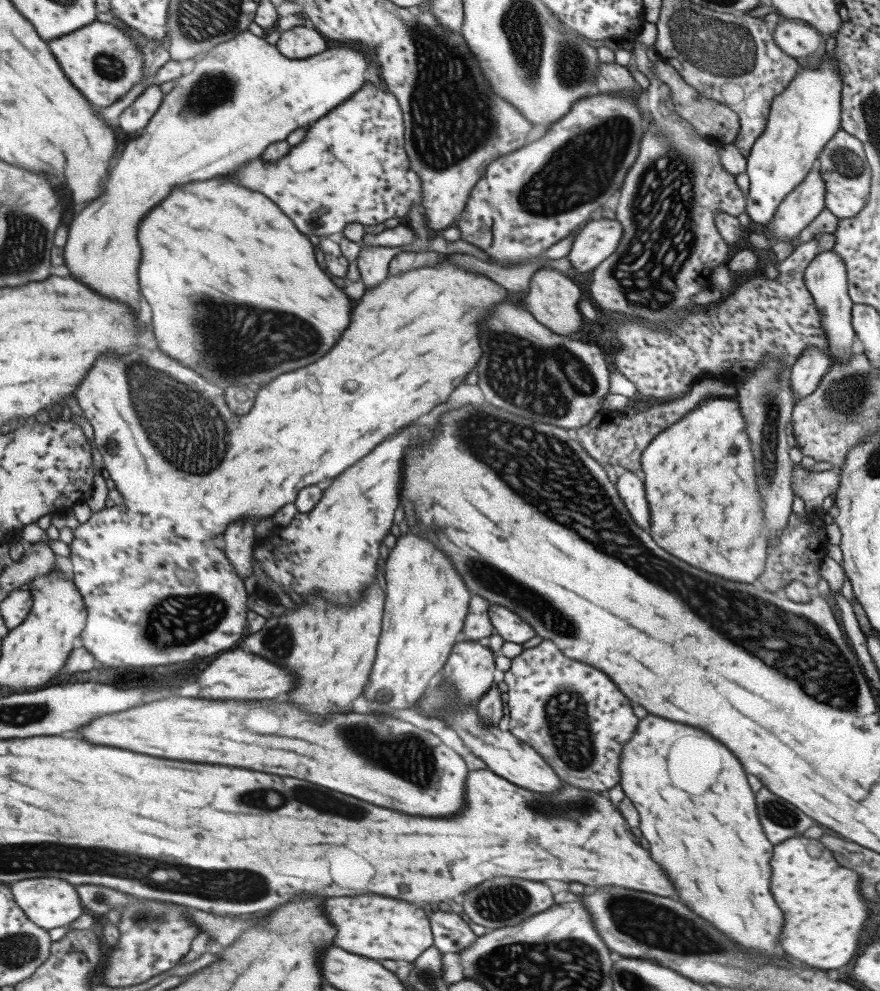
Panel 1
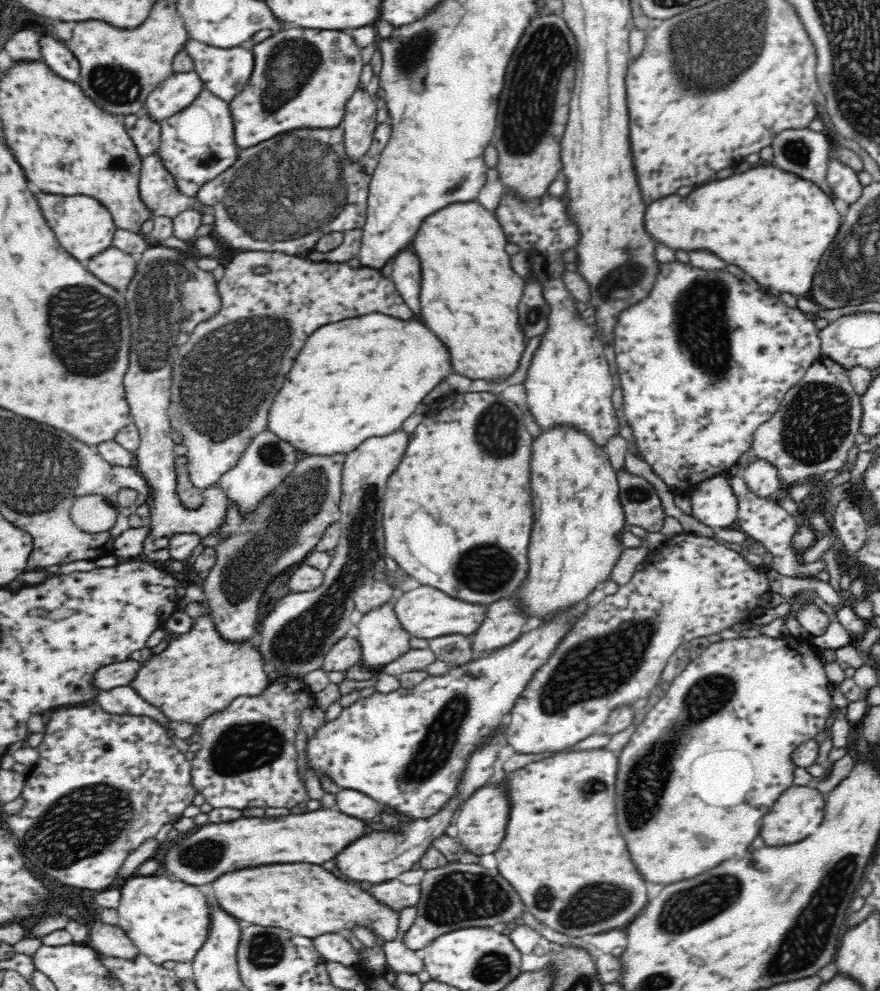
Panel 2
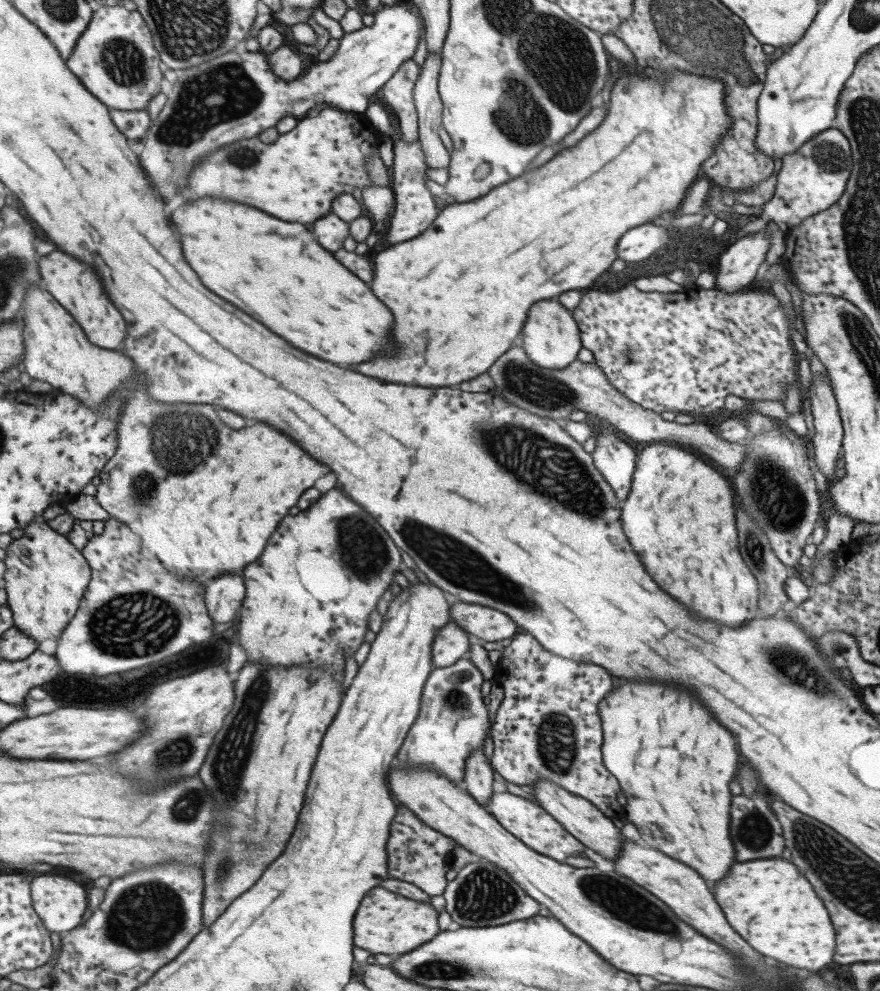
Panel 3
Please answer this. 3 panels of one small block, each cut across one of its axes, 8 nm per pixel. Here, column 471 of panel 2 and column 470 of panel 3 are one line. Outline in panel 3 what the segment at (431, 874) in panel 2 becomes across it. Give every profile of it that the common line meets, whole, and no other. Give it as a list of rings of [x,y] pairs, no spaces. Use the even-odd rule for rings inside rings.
[[[485,859],[464,865],[452,880],[447,881],[442,896],[445,911],[460,927],[483,928],[507,924],[531,918],[539,910],[536,900],[527,896],[504,870]]]

